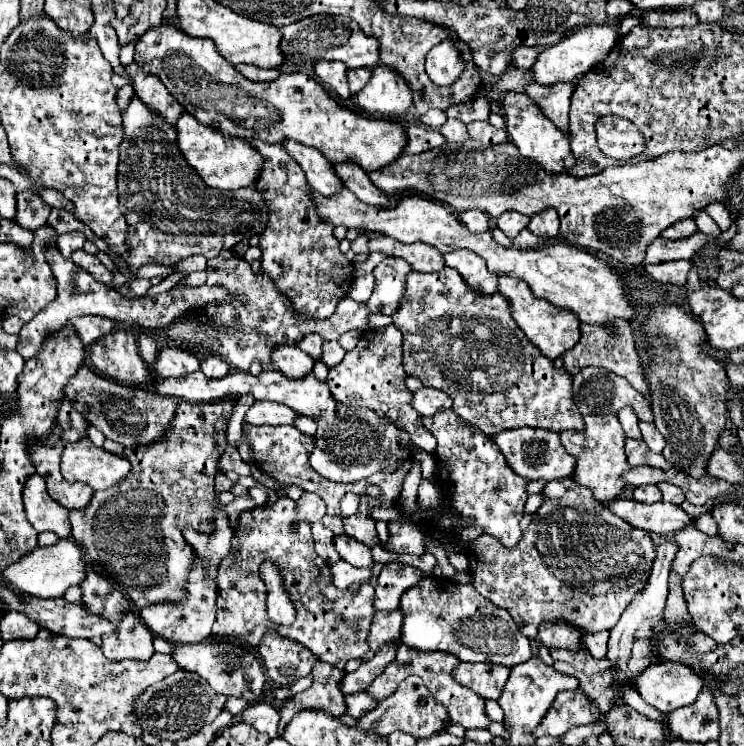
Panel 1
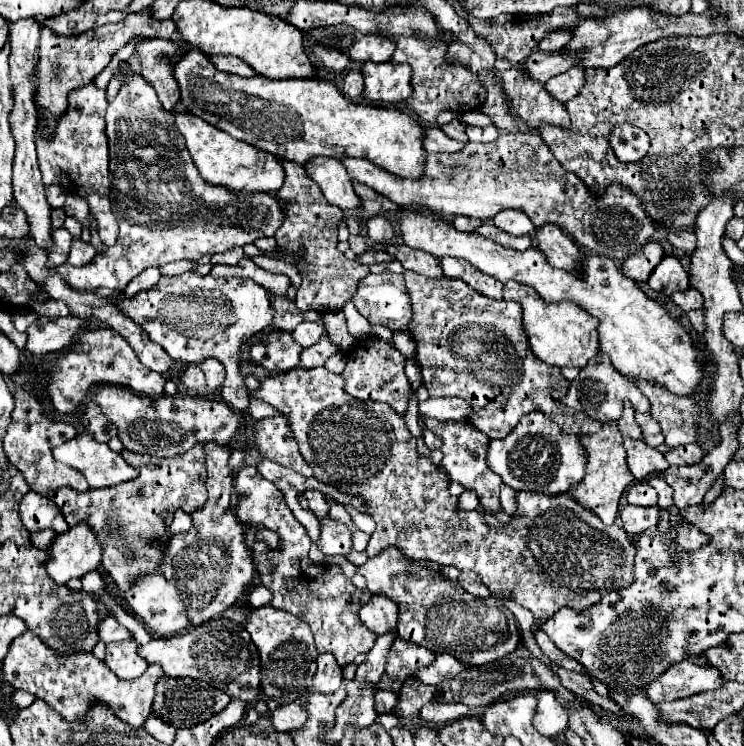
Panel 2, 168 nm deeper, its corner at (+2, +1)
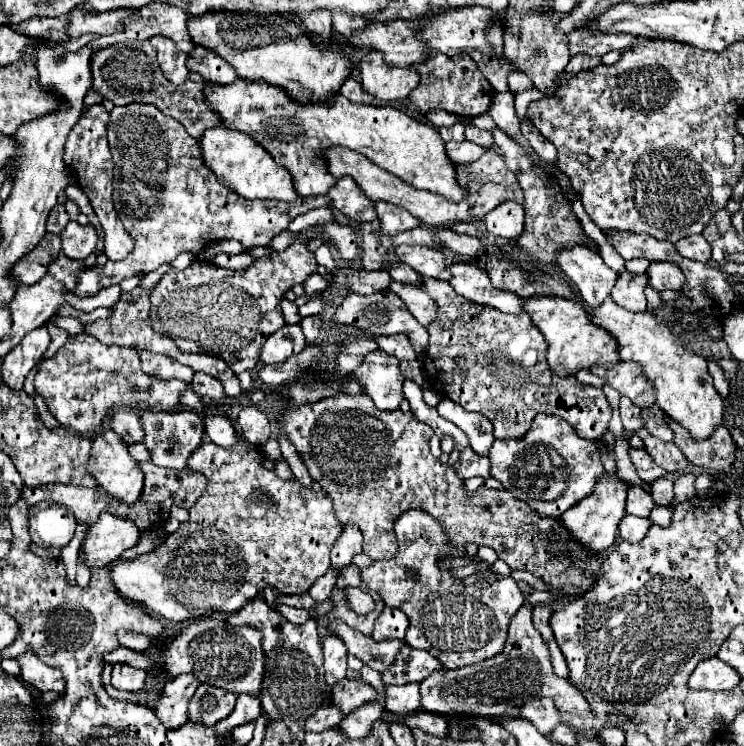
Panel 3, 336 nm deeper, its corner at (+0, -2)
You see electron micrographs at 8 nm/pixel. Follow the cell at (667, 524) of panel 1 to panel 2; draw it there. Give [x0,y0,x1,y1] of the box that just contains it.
[620,505,660,535]

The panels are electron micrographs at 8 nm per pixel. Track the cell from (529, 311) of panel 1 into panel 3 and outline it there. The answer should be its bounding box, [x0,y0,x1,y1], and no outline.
[524,296,620,376]

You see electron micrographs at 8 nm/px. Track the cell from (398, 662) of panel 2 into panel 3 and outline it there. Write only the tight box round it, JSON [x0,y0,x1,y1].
[328,620,404,672]

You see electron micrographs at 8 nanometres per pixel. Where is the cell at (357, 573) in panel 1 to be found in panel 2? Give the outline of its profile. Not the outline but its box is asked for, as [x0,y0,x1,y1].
[326,547,520,665]

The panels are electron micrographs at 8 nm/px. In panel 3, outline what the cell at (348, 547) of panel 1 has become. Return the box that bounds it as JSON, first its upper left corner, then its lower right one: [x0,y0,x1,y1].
[110,442,342,622]

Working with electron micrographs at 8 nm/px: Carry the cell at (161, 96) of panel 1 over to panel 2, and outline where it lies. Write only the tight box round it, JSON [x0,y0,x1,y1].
[136,38,180,113]

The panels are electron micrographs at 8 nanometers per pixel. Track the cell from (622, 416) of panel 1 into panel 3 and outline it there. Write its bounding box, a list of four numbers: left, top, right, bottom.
[620,396,644,432]

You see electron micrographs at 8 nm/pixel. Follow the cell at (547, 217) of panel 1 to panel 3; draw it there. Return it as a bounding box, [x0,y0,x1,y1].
[556,246,618,308]

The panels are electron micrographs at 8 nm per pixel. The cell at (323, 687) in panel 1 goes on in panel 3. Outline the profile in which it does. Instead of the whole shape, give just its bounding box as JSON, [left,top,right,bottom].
[322,636,346,686]

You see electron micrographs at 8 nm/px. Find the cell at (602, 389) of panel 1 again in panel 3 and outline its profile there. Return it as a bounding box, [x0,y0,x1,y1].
[590,360,654,408]

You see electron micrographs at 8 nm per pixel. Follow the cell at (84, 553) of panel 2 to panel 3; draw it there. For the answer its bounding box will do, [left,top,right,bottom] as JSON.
[82,512,140,568]

